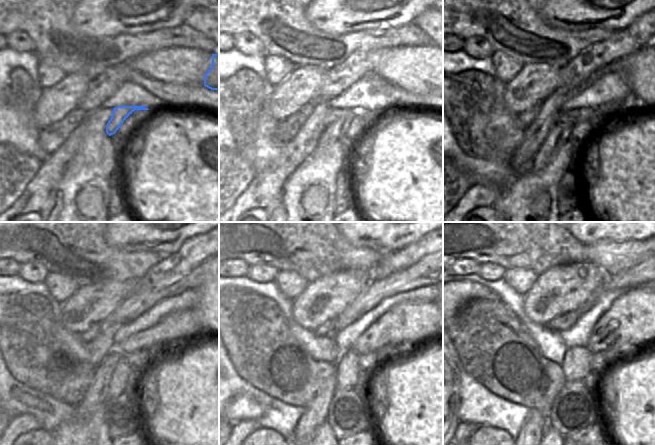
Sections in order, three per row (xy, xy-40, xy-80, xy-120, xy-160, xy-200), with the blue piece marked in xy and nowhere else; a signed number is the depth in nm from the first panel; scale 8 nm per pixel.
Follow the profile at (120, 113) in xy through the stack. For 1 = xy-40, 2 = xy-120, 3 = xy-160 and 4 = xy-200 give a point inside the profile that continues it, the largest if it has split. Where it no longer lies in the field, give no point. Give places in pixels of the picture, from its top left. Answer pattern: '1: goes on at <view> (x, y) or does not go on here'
1: goes on at xy-40 (333, 132)
2: goes on at xy-120 (96, 395)
3: goes on at xy-160 (315, 413)
4: goes on at xy-200 (535, 423)

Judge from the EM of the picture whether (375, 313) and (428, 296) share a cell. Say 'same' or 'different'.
same

